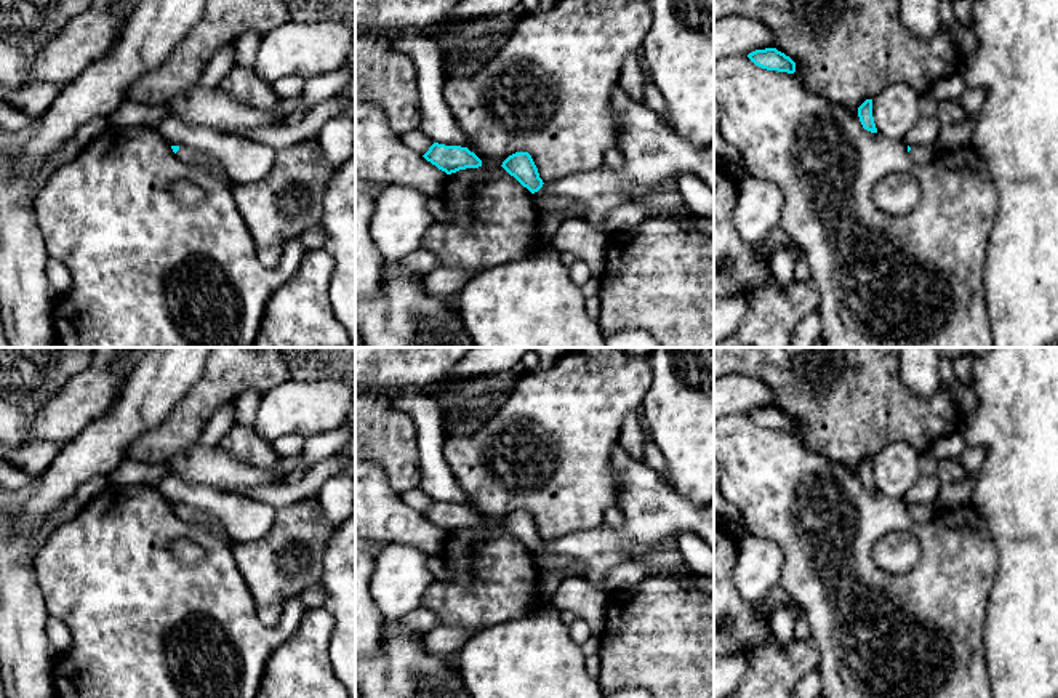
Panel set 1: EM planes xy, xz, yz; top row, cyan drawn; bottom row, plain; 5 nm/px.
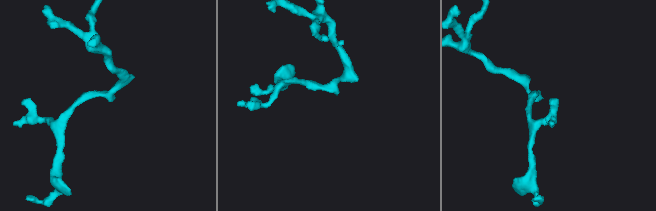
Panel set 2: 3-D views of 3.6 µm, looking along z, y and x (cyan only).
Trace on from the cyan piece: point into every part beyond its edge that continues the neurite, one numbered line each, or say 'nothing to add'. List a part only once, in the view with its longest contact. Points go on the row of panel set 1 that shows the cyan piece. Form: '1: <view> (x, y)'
1: xy (186, 154)

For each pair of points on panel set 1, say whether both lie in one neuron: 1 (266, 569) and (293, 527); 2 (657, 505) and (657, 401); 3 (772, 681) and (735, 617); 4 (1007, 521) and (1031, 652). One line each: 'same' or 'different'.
1: same
2: different
3: same
4: same

